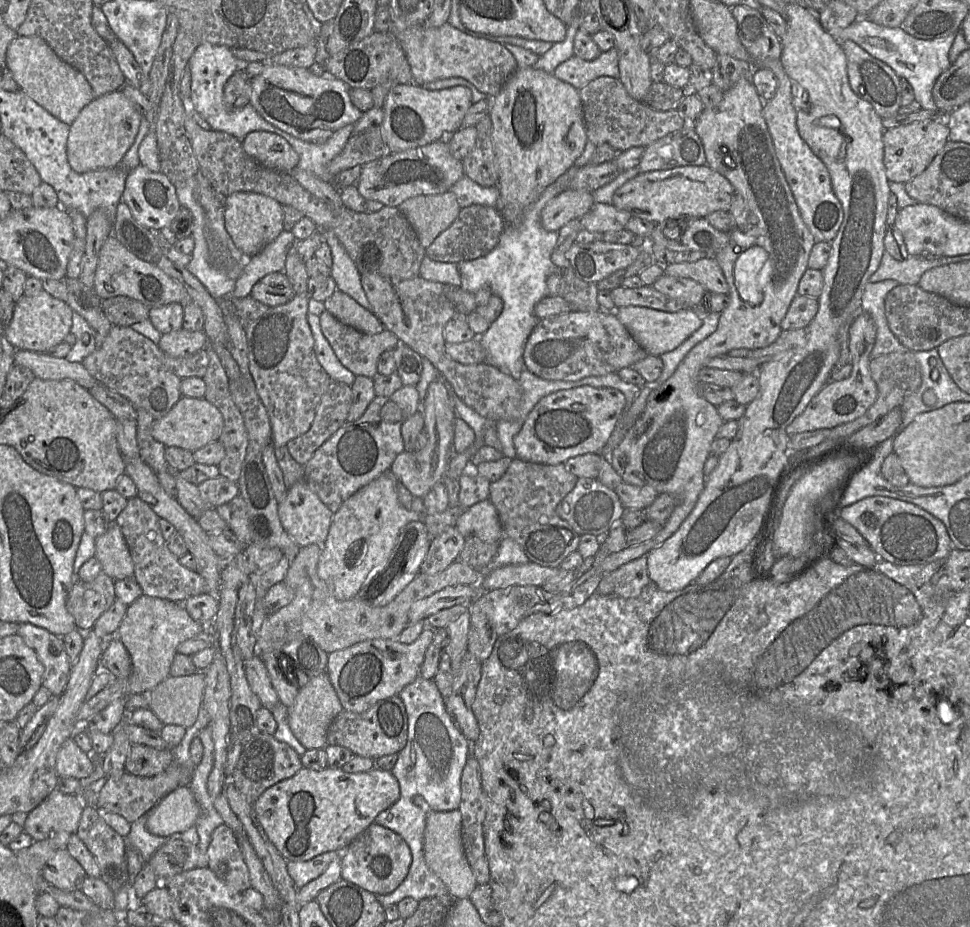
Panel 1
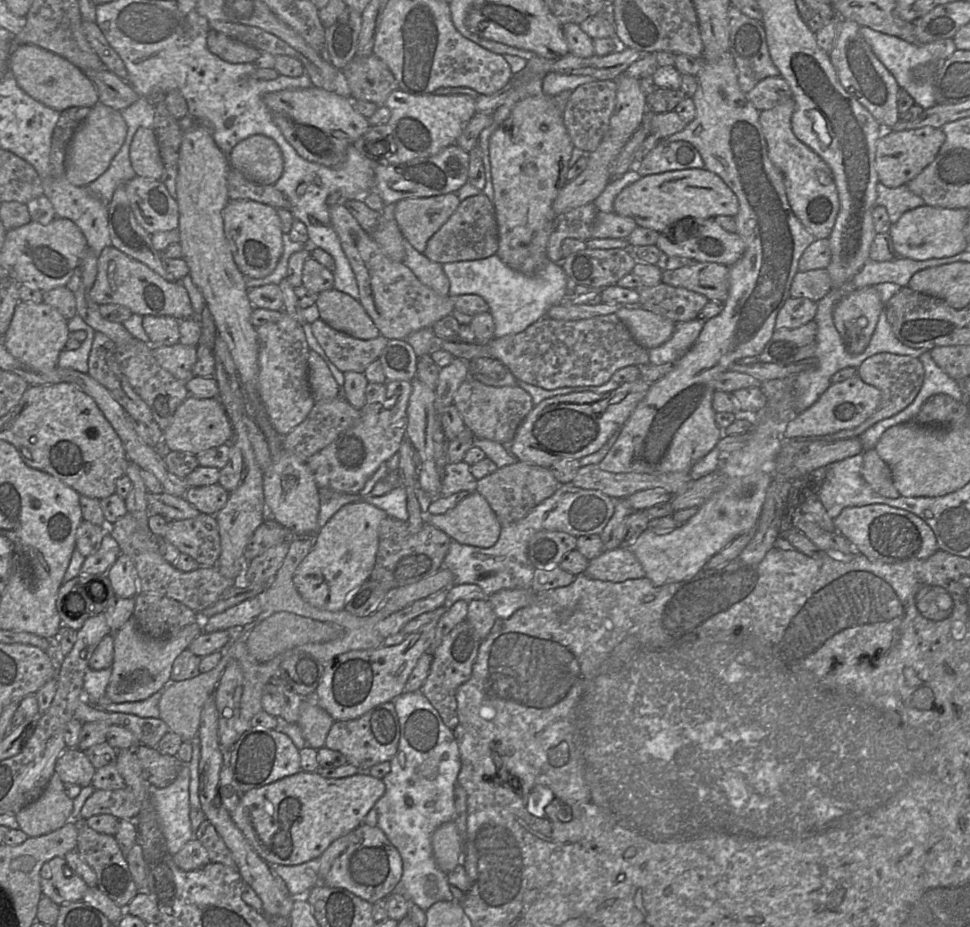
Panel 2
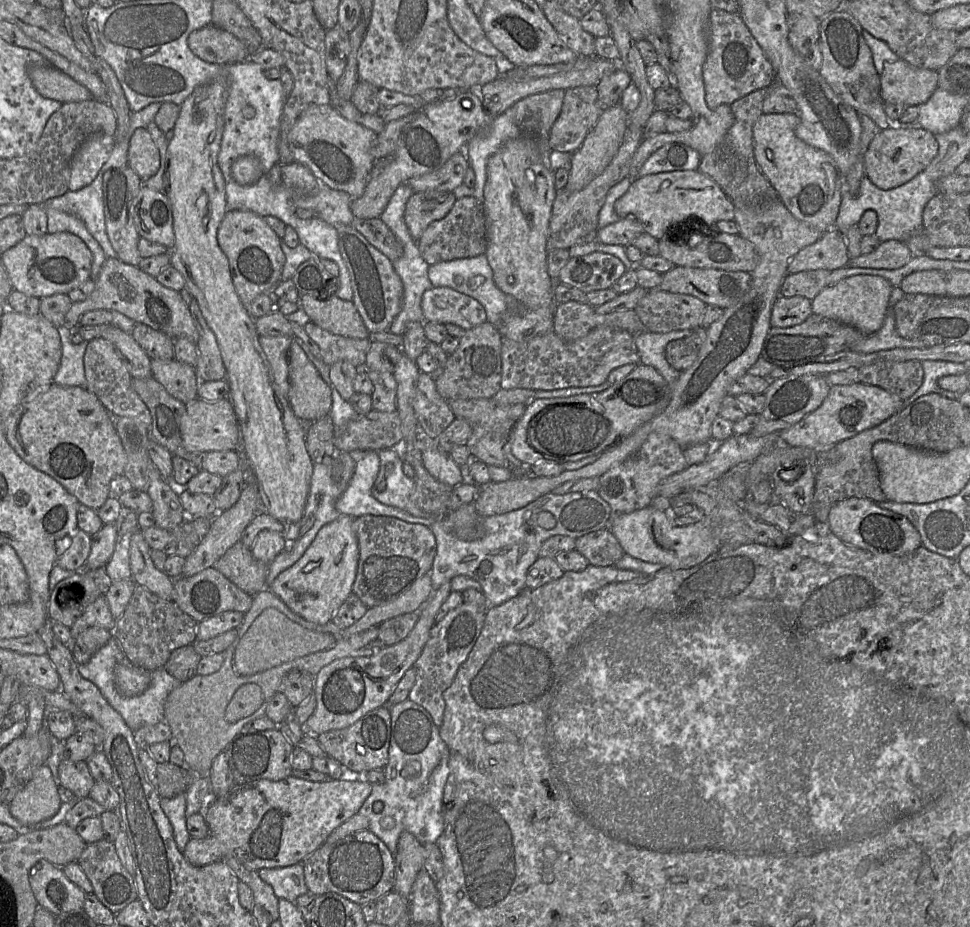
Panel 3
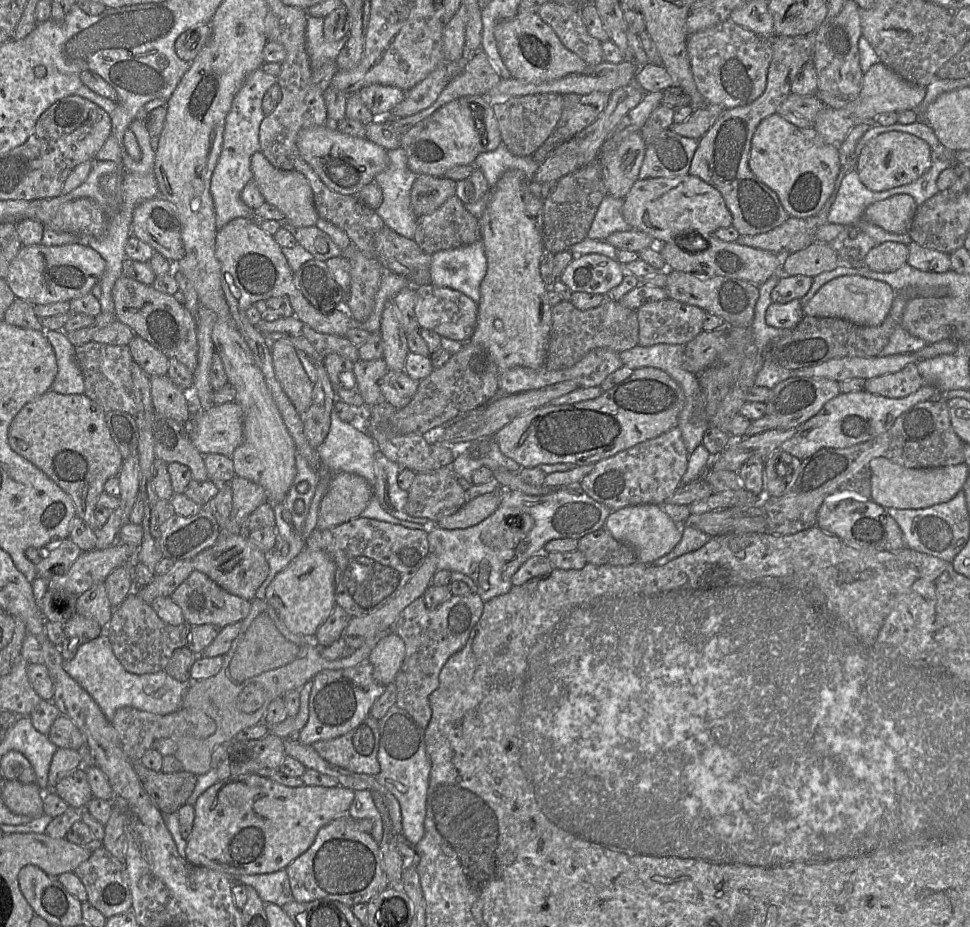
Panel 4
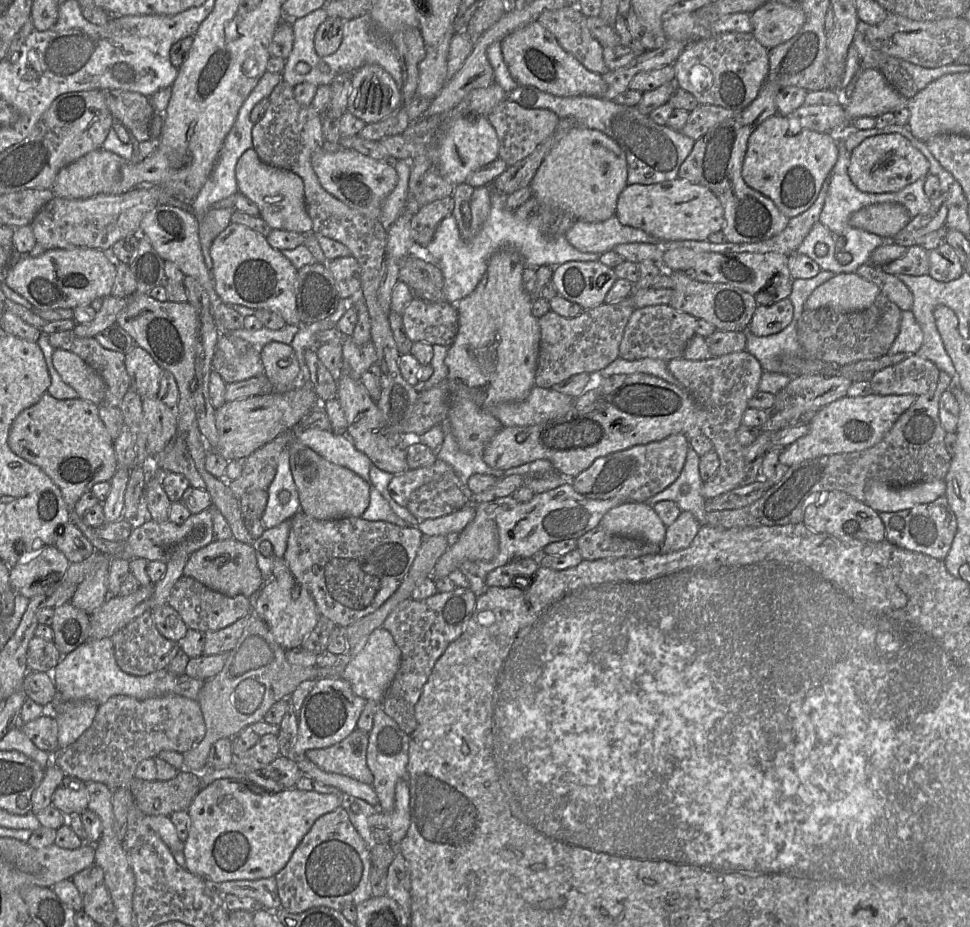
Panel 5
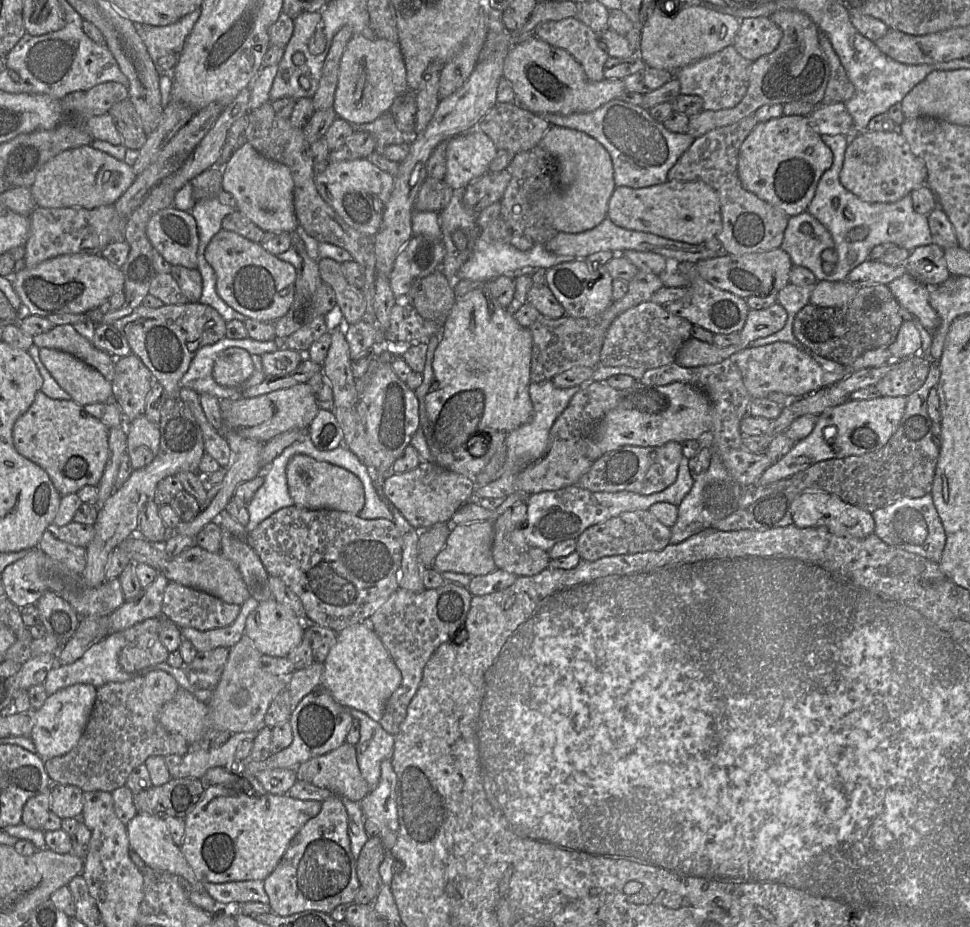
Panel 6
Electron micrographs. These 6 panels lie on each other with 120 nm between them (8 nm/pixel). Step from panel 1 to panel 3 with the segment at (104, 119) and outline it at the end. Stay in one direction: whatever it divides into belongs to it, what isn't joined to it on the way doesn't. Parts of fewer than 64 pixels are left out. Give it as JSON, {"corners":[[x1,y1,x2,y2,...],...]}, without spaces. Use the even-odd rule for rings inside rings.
{"corners":[[100,133,83,141,71,160,69,190,77,191,93,182,111,155,115,141,115,137]]}

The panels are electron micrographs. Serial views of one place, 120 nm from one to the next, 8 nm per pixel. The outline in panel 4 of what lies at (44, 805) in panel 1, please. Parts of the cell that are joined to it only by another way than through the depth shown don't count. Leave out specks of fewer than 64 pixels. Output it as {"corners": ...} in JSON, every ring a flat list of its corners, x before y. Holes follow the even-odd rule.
{"corners":[[16,780,3,781,2,799,13,813,26,815,32,819,44,814,43,794,37,783,21,783]]}

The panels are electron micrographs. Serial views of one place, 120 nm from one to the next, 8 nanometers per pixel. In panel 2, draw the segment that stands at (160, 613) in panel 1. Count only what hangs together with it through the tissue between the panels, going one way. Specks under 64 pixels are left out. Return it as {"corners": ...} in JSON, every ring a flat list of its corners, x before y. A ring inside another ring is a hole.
{"corners":[[133,617,117,631,113,631,114,657,112,674,106,688,106,698,114,703,135,702,148,698,171,682,172,665,177,656,203,633,202,619,186,625,174,633,153,638,142,633]]}

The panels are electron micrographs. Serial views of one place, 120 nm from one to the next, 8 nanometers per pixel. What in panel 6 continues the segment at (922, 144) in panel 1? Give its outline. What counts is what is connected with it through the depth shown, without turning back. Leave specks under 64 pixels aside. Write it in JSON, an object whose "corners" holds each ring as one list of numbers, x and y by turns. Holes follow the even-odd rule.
{"corners":[[862,131,852,137,844,154,839,174,840,183,859,199,869,203,893,203,925,184,927,168,915,156,904,136,898,131]]}

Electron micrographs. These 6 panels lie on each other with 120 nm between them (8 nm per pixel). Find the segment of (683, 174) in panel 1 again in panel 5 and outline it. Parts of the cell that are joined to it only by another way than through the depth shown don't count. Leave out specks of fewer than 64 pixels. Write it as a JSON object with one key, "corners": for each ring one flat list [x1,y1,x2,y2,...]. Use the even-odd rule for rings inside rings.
{"corners":[[683,178,650,185,627,185,618,197,614,215,621,224,641,229,661,241,707,240,709,235,721,231,724,224,724,211,717,196,706,186]]}

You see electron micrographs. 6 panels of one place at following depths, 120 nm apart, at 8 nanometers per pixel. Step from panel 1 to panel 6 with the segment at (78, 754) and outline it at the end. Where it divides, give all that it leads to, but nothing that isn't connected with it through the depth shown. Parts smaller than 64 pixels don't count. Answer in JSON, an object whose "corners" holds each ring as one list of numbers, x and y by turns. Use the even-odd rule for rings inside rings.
{"corners":[[51,784,50,810,59,818,79,818,84,802,83,791,75,785]]}

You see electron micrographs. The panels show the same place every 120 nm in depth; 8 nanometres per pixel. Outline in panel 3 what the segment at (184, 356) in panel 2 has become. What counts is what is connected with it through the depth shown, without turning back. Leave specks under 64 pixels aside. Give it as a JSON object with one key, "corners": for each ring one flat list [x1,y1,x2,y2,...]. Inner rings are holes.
{"corners":[[150,359,152,376,170,395,187,404,196,398,199,378,195,366,175,359]]}

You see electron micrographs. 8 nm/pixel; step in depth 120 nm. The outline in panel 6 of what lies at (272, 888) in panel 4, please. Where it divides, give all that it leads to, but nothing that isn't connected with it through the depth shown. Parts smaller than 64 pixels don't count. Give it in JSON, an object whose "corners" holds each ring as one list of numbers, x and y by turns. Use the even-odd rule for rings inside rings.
{"corners":[[263,880,230,881,224,883,205,882,203,886,216,901,222,904,262,902,269,904]]}

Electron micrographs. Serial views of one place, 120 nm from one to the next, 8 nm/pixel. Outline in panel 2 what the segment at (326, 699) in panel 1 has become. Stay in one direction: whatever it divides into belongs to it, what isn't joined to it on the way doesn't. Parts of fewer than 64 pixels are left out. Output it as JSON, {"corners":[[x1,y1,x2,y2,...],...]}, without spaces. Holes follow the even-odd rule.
{"corners":[[316,695,304,698,300,707,299,725,306,746,319,750,325,745,327,735,336,721,316,702]]}

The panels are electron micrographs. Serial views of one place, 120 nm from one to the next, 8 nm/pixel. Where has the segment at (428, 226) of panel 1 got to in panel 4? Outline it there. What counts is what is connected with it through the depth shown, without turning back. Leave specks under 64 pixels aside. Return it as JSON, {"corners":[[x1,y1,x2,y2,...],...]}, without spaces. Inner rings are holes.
{"corners":[[420,175,417,177,411,190,411,206,416,217,433,213,440,208,448,198,455,196,456,182,445,177]]}

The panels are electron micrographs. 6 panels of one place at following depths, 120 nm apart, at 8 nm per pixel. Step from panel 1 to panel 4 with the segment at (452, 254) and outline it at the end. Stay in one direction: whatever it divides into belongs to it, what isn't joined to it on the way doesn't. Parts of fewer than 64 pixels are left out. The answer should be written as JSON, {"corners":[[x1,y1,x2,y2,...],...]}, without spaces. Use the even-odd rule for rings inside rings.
{"corners":[[451,196,433,213,416,220,414,241,433,255,482,240,480,219,466,208,459,197]]}

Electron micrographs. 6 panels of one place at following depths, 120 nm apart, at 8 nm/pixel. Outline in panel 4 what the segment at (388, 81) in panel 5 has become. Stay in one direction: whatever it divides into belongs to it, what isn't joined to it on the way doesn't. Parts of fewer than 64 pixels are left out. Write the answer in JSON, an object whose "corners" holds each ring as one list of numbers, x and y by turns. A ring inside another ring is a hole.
{"corners":[[381,84,365,86,358,94,374,119,389,114,405,97,405,92,400,88]]}

